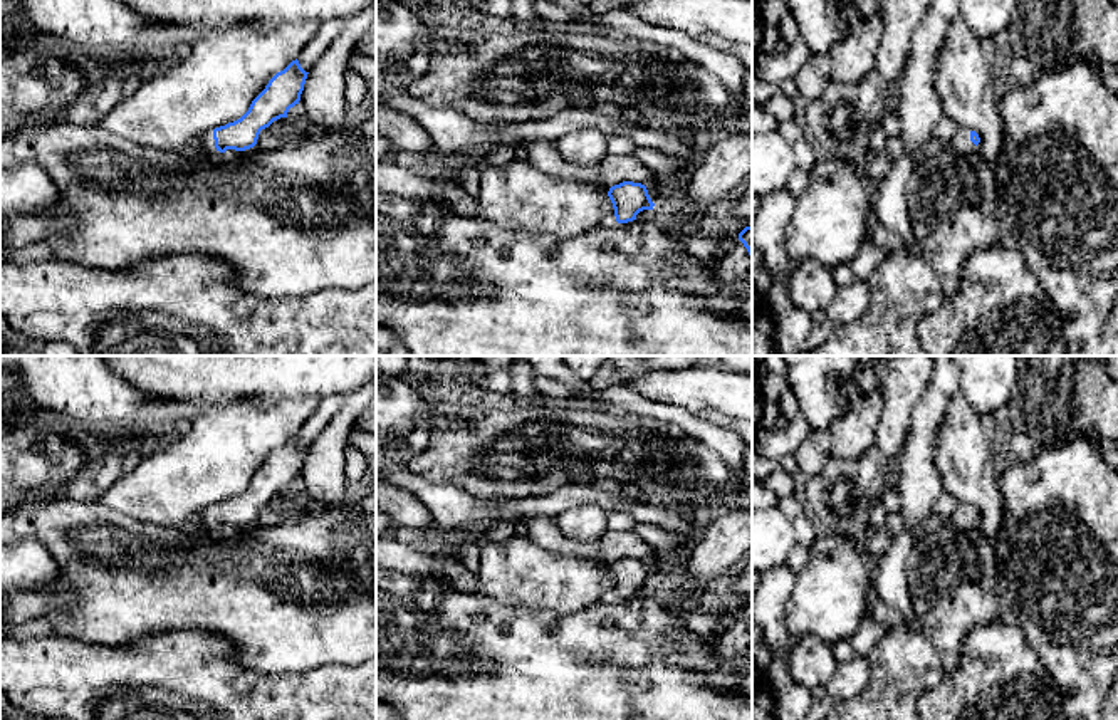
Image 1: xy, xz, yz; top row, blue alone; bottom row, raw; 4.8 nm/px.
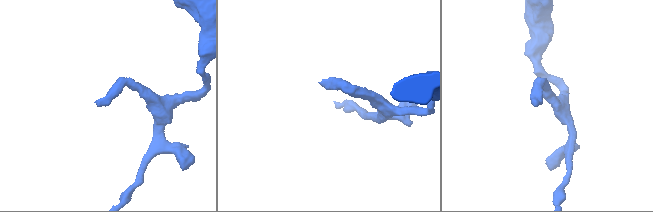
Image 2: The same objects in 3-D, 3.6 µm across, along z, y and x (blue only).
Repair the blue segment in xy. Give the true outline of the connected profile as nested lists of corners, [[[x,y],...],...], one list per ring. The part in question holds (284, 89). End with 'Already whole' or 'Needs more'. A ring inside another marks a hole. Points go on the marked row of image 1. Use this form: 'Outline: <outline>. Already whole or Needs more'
Outline: [[[297,59],[277,72],[240,119],[210,129],[201,136],[200,146],[205,154],[253,148],[262,129],[280,117],[287,117],[289,109],[299,104],[307,74]]]. Needs more

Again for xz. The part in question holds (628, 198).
Outline: [[[623,181],[609,188],[608,196],[614,208],[618,223],[628,223],[636,220],[636,215],[643,210],[653,210],[648,190],[641,183]]]. Already whole

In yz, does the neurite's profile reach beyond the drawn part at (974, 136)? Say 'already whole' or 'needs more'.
needs more

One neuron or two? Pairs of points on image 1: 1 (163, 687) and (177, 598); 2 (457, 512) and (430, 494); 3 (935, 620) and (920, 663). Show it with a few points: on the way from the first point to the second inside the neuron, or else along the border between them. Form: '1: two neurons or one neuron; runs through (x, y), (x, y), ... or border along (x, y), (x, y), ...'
1: two neurons; border along (212, 631), (168, 630), (146, 633), (133, 641)
2: one neuron; runs through (450, 506), (437, 497)
3: two neurons; border along (919, 630), (929, 640), (947, 673)

